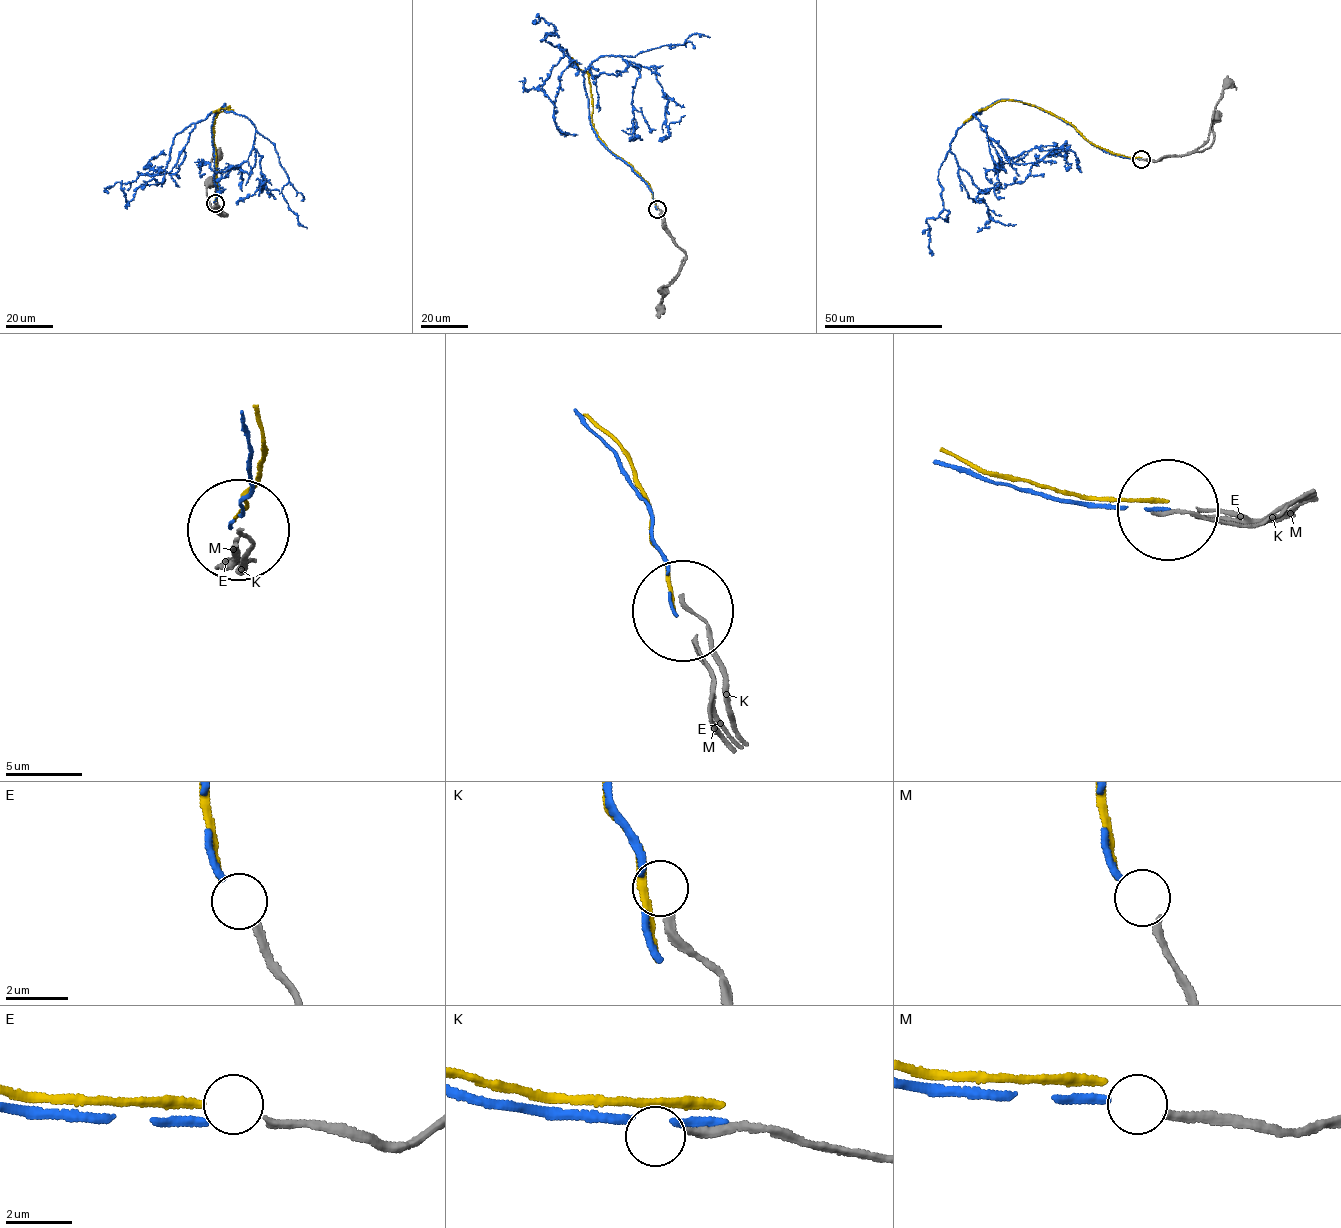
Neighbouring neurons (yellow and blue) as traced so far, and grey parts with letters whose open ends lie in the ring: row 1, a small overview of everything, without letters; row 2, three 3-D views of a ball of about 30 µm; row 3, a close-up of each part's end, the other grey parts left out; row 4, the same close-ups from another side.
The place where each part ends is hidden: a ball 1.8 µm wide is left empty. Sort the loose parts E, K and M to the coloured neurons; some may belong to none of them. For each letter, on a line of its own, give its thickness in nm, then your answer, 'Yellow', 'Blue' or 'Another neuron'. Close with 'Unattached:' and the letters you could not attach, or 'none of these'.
E: Thickness 240 nm. Yellow
K: Thickness 280 nm. Another neuron
M: Thickness 240 nm. Blue
Unattached: K

